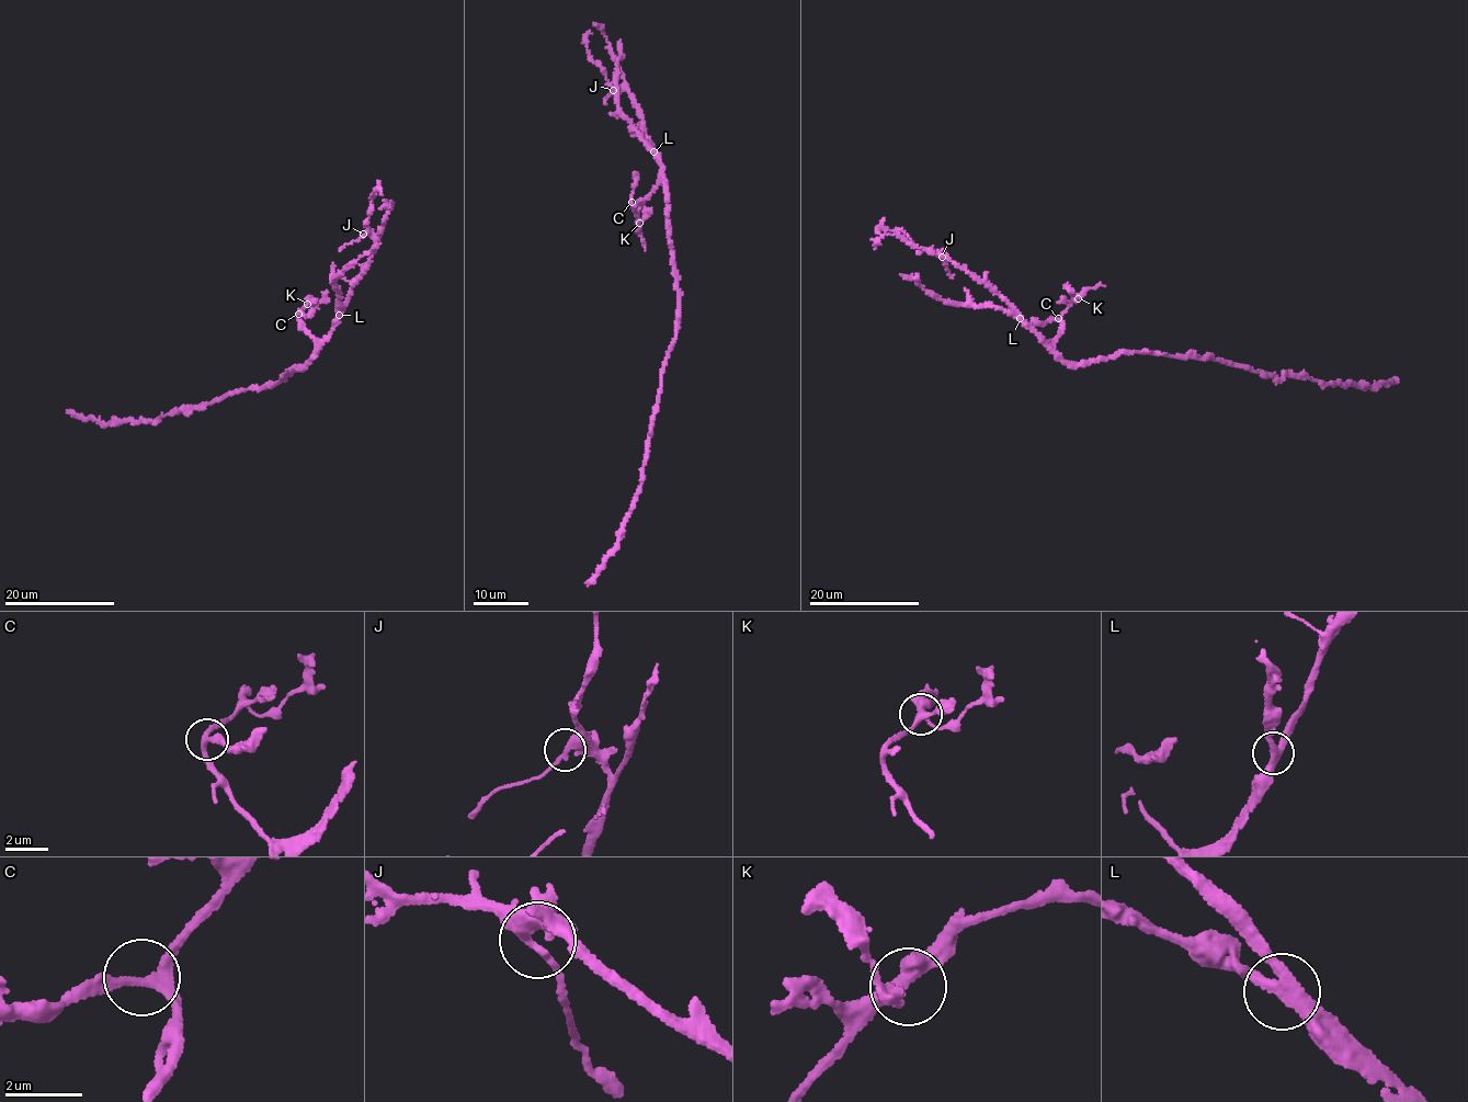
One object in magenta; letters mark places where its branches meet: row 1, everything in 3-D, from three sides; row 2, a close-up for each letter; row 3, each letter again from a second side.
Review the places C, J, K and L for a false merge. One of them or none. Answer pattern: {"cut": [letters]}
{"cut": []}

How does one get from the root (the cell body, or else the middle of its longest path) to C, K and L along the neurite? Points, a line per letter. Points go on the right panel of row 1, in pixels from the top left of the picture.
C: (1150, 352), (1123, 352), (1087, 363), (1063, 361), (1054, 349), (1054, 340), (1063, 324), (1058, 318)
K: (1150, 352), (1123, 352), (1087, 363), (1063, 361), (1054, 349), (1054, 340), (1061, 330), (1065, 310), (1078, 298)
L: (1150, 352), (1123, 352), (1087, 363), (1061, 361), (1021, 319)

